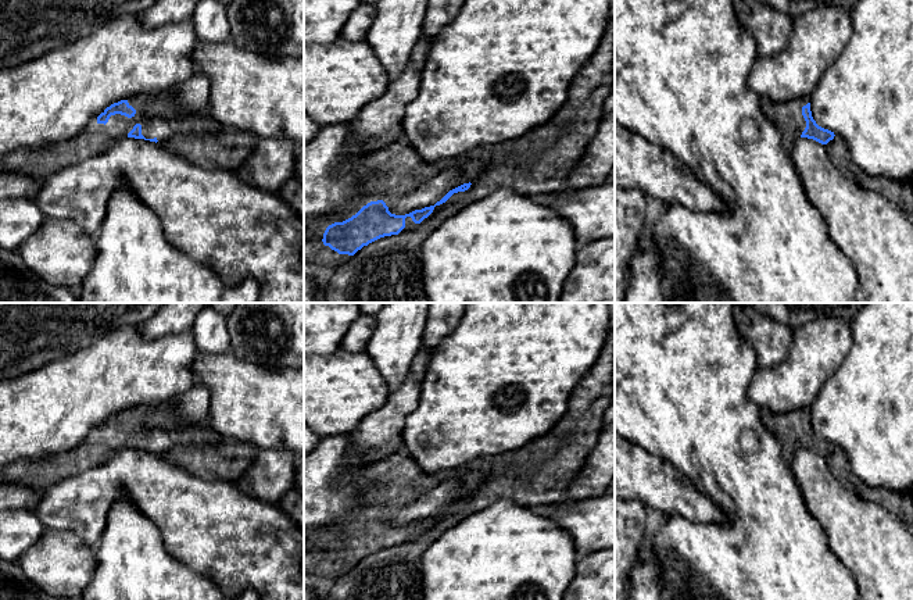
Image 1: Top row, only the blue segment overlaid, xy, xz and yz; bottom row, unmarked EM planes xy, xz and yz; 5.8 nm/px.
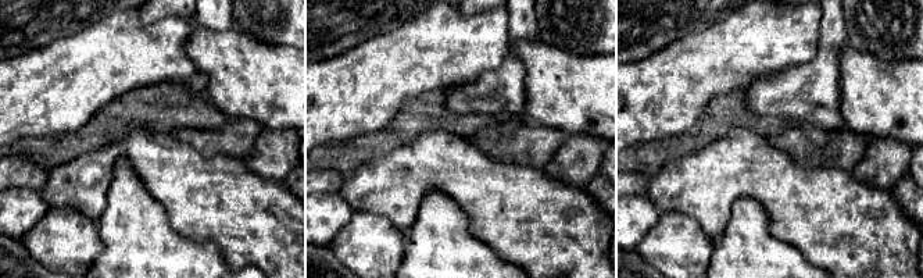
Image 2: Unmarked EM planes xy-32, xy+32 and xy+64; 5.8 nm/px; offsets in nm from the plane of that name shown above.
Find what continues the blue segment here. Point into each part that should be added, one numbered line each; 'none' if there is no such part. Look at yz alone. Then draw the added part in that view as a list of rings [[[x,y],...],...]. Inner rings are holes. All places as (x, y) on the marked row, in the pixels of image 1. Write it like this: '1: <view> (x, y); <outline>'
1: yz (788, 118); [[[767,97],[760,99],[763,112],[783,133],[783,143],[787,149],[801,138],[806,128],[802,107],[810,103],[810,97],[801,97],[785,103],[774,103]]]

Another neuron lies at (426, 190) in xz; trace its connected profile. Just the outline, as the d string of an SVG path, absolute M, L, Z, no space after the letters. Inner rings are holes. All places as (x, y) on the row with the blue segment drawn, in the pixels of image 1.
M486 151L477 160L469 160L448 169L425 172L383 201L389 207L389 211L395 215L405 215L415 210L434 206L450 190L463 183L473 183L504 158L506 157L493 157Z

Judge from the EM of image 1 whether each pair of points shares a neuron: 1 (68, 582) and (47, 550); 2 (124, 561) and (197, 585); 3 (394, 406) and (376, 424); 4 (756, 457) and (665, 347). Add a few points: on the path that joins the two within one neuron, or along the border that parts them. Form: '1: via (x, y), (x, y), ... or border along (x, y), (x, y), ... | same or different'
1: via (67, 574), (56, 559) | same
2: via (142, 579), (147, 585), (179, 585) | same
3: via (390, 410), (380, 420) | same
4: via (729, 429), (675, 375) | same

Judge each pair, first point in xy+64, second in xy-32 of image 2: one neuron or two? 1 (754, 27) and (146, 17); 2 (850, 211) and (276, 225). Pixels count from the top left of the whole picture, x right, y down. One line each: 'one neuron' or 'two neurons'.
1: two neurons
2: one neuron

